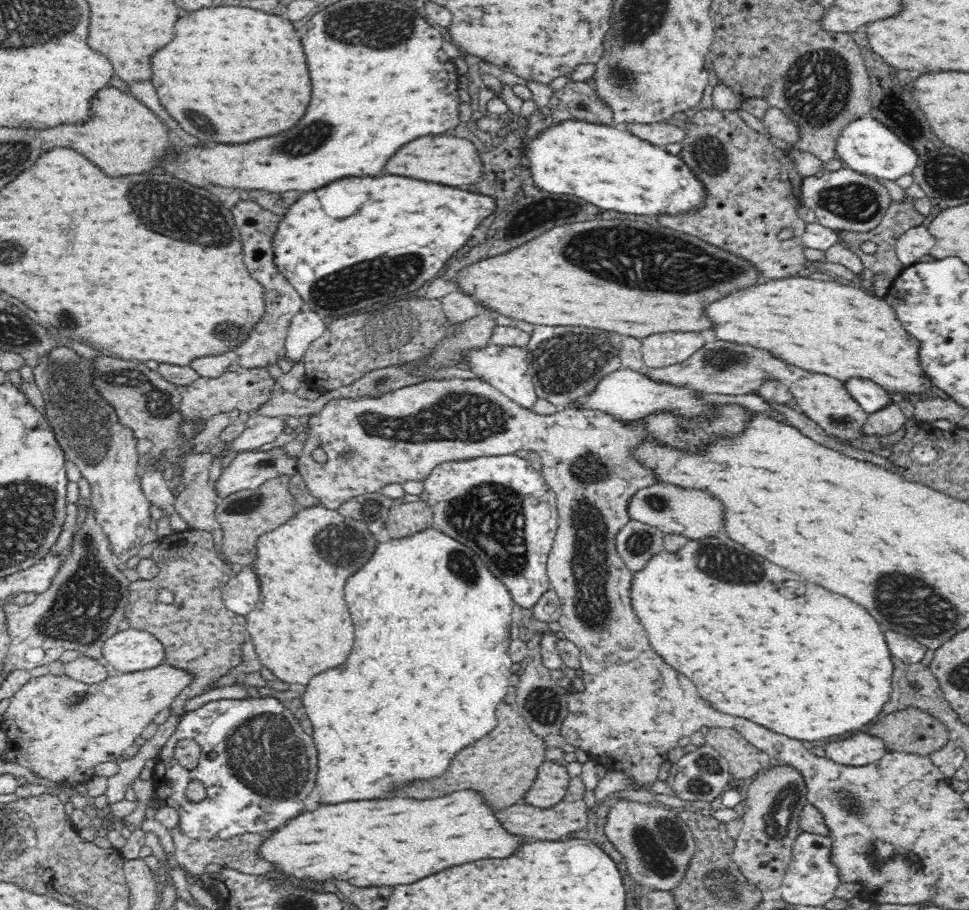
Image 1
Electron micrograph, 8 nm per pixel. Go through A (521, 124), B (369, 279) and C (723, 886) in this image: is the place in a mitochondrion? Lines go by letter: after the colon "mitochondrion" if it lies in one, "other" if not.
A: other
B: mitochondrion
C: mitochondrion

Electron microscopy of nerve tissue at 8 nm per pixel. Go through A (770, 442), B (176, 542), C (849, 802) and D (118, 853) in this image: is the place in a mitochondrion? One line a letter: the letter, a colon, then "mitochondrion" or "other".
A: other
B: other
C: mitochondrion
D: other

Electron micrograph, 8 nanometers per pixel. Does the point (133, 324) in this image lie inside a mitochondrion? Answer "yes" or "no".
no

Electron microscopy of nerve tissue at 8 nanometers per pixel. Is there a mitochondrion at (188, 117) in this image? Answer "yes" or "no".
yes

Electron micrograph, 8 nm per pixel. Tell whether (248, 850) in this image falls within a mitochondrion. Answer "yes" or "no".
no

